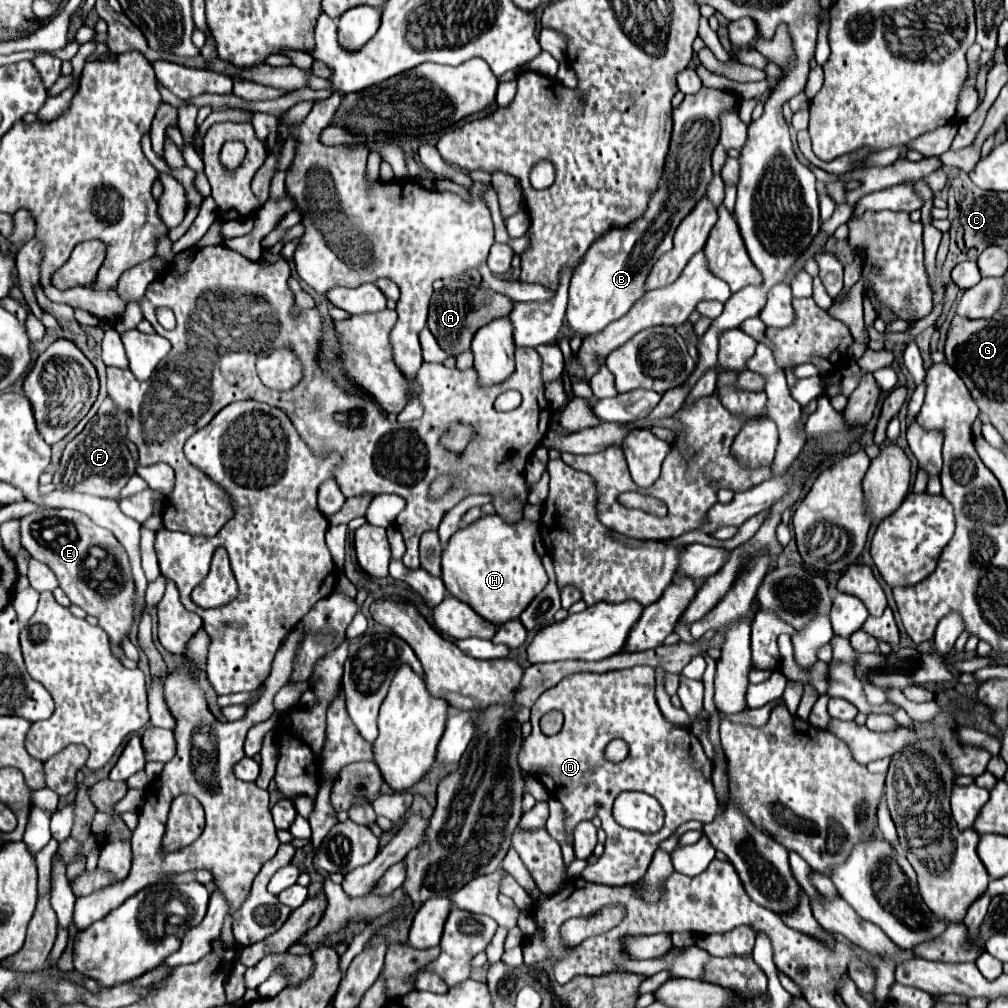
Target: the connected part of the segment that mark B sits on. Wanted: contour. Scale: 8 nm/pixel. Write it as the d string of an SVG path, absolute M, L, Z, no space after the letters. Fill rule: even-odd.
M703 87L695 95L687 95L683 103L673 109L673 131L669 143L669 155L657 189L651 193L645 215L633 225L623 229L609 229L601 235L589 251L577 263L571 285L567 321L575 333L593 335L601 333L611 321L623 317L637 299L645 295L645 277L653 263L673 247L673 233L699 199L705 197L707 185L713 177L711 155L721 133L721 111L737 111L739 97L733 91Z

